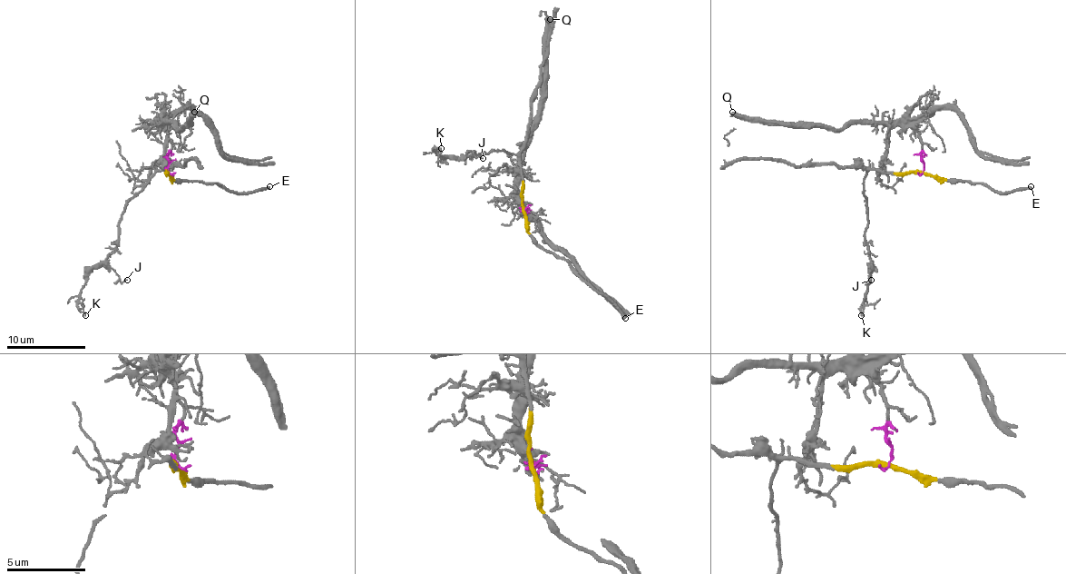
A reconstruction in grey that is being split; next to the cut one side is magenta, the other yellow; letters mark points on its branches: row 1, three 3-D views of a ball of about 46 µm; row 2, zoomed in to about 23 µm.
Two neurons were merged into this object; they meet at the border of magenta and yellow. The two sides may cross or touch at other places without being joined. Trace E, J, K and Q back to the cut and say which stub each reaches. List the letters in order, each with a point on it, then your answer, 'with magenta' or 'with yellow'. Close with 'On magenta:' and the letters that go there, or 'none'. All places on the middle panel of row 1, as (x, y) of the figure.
E: at (625, 318); with yellow
J: at (483, 158); with yellow
K: at (441, 148); with yellow
Q: at (550, 19); with magenta
On magenta: Q

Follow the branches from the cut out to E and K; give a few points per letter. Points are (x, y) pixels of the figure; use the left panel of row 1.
E: (169, 173), (172, 179), (220, 183), (236, 192), (254, 192), (269, 187)
K: (169, 173), (163, 169), (157, 171), (127, 202), (119, 222), (117, 244), (88, 276), (80, 294), (85, 316)

